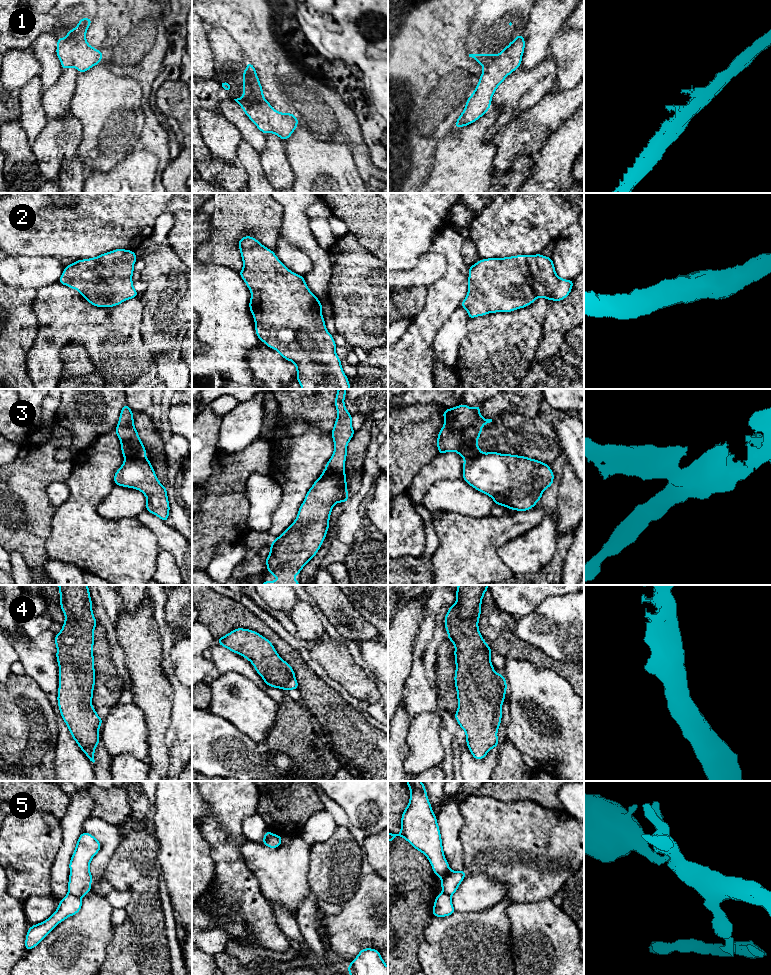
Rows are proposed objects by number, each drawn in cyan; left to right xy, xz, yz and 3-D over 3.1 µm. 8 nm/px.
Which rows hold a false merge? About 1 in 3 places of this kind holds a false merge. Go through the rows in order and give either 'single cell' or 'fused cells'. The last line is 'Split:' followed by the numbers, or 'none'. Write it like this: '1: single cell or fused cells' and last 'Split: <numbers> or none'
1: single cell
2: single cell
3: fused cells
4: single cell
5: fused cells
Split: 3, 5

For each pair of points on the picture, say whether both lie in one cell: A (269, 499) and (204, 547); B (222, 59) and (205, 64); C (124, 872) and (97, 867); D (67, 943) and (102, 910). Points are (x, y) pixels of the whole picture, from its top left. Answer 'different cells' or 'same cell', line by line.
A: different cells
B: different cells
C: different cells
D: same cell

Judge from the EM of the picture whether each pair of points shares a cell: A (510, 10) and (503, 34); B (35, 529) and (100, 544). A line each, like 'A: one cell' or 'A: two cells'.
A: one cell
B: two cells

